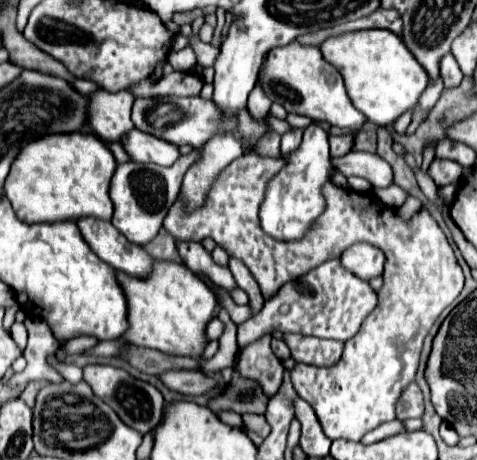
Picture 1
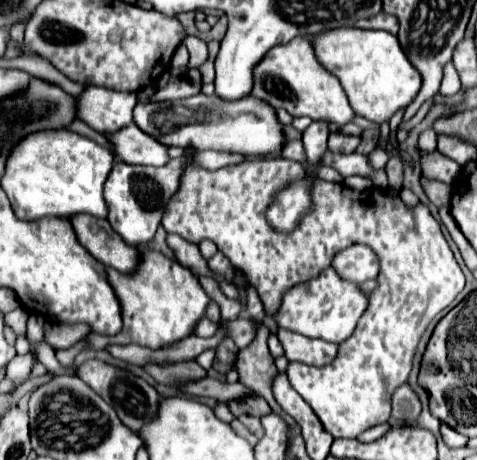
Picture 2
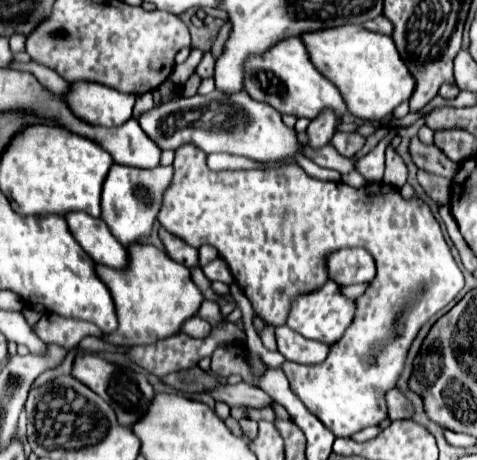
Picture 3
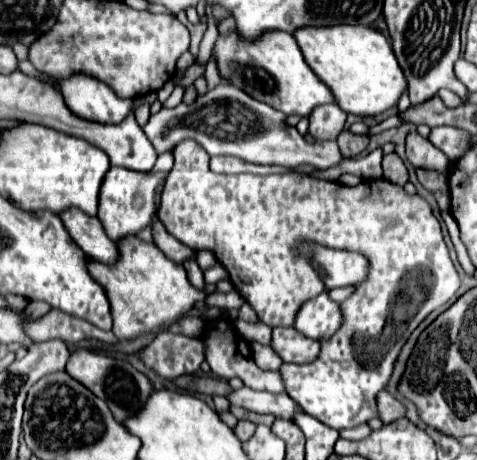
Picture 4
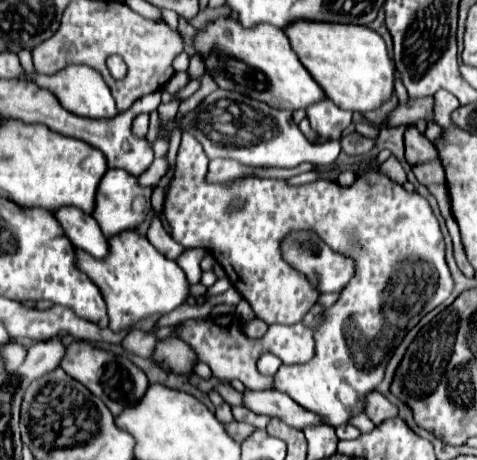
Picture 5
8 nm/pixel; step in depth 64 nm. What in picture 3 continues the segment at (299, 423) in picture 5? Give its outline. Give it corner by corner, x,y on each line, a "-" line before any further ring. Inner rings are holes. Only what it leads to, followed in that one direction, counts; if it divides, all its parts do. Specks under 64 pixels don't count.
240,382
236,386
222,384
222,386
218,386
210,394
214,396
214,400
222,400
228,406
244,406
244,408
266,408
266,406
274,406
274,400
266,392
254,388
254,386
246,384
246,382

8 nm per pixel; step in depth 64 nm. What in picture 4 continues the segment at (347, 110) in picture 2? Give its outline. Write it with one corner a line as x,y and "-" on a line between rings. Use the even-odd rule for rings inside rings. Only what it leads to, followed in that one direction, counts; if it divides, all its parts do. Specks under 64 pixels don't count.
230,32
228,36
220,34
212,56
218,64
222,82
244,90
248,96
266,102
288,116
308,116
314,106
334,102
332,92
304,62
294,36
288,36
288,32
264,32
264,36
260,36
260,40
252,40
252,44
248,44
248,40
240,40
236,32

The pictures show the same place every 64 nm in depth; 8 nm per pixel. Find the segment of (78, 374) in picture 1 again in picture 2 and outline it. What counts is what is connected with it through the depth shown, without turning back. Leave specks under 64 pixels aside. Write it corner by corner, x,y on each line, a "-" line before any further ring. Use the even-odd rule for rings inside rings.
36,342
36,344
32,344
32,352
34,352
36,358
46,366
46,370
50,370
50,372
54,372
54,374
58,374
58,376
62,376
62,374
74,376
74,370
60,366
60,362
58,362
56,356
54,356
54,348
52,348
50,344

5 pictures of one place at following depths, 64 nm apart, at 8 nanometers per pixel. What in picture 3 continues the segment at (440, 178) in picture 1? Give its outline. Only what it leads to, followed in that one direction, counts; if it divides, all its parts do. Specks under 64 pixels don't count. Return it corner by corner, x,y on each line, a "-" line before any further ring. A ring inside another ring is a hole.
412,138
410,140
410,156
414,160
414,164
430,174
438,174
444,176
448,180
452,180
452,176
458,170
458,164
454,164
452,160
448,160
444,156
444,152
440,152
436,146
426,146
420,142
420,138

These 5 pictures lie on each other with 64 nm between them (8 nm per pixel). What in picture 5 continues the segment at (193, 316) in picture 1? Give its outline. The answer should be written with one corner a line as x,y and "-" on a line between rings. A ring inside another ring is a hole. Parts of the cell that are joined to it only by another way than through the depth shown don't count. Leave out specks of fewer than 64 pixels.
120,232
120,236
108,238
108,256
104,256
104,260
76,250
76,264
80,264
80,270
100,288
114,332
136,324
144,316
168,314
188,298
188,280
180,266
162,256
148,238
138,232

